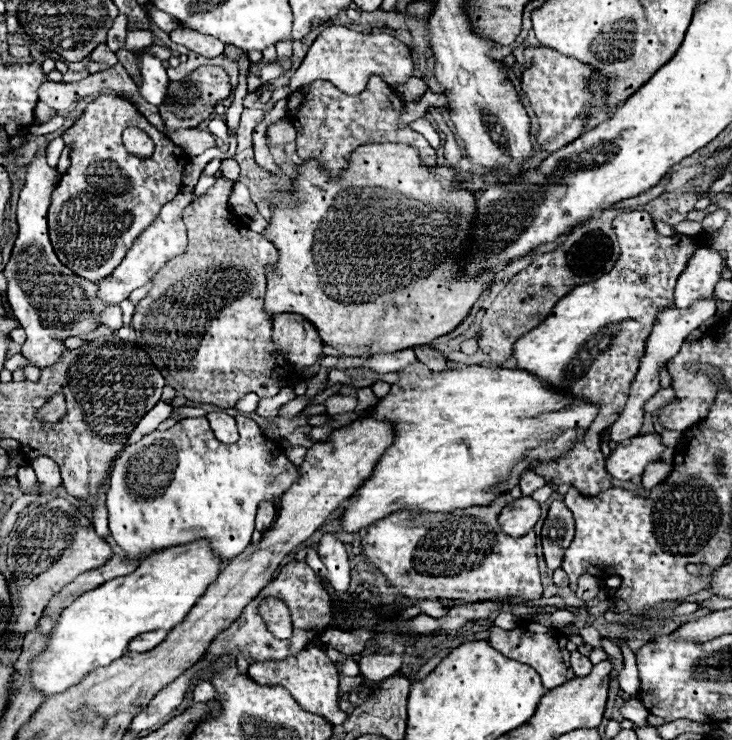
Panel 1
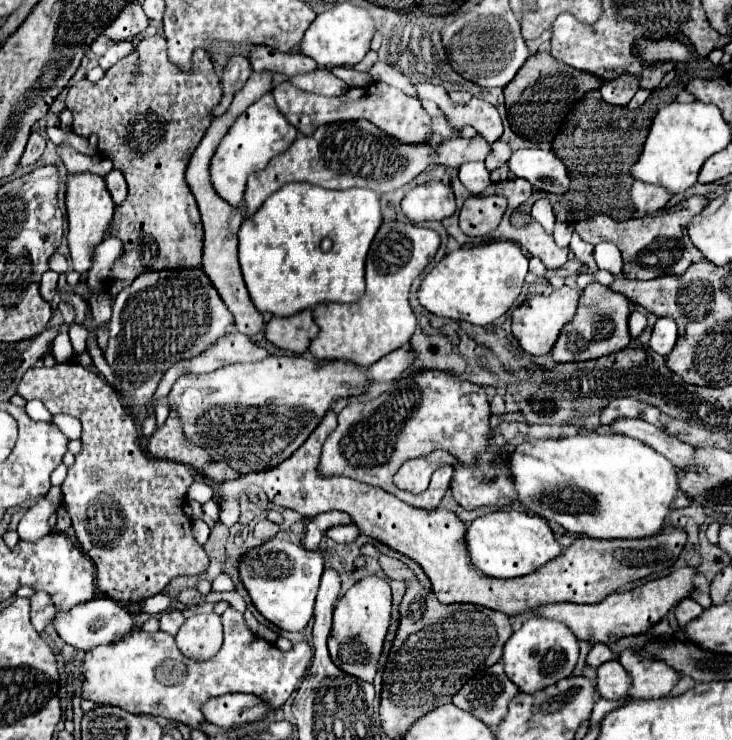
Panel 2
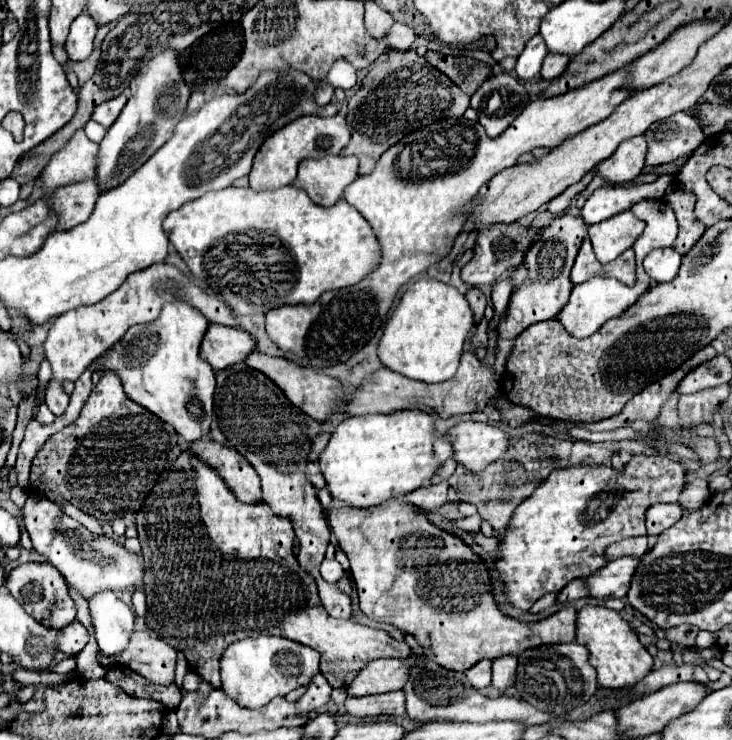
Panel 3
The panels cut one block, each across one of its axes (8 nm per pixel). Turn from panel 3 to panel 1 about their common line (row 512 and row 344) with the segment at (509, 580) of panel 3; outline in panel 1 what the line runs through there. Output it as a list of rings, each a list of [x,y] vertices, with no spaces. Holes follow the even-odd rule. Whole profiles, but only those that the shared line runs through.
[[[644,210],[622,212],[612,220],[612,226],[620,244],[620,258],[614,268],[600,276],[600,280],[582,284],[564,296],[544,322],[516,340],[512,354],[516,370],[526,370],[548,386],[600,408],[600,414],[588,426],[580,444],[574,444],[560,458],[538,462],[532,468],[548,484],[570,484],[586,496],[612,488],[612,478],[606,472],[604,456],[600,452],[600,434],[622,414],[624,406],[616,406],[616,402],[628,400],[654,318],[662,308],[672,306],[674,284],[680,272],[696,246],[706,246],[708,240],[706,232],[696,236],[660,236],[654,228],[654,220]]]

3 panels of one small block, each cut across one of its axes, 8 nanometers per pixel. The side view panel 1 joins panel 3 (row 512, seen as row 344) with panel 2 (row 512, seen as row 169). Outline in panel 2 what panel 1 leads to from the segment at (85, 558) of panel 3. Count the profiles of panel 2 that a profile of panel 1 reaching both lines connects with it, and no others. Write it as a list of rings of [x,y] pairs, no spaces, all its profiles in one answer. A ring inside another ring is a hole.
[[[46,498],[38,500],[22,516],[22,520],[18,524],[18,536],[20,536],[20,540],[24,540],[24,542],[36,542],[36,540],[44,538],[52,530],[52,526],[48,524],[48,518],[56,510],[58,510],[58,506],[54,506],[50,500],[46,500]]]

